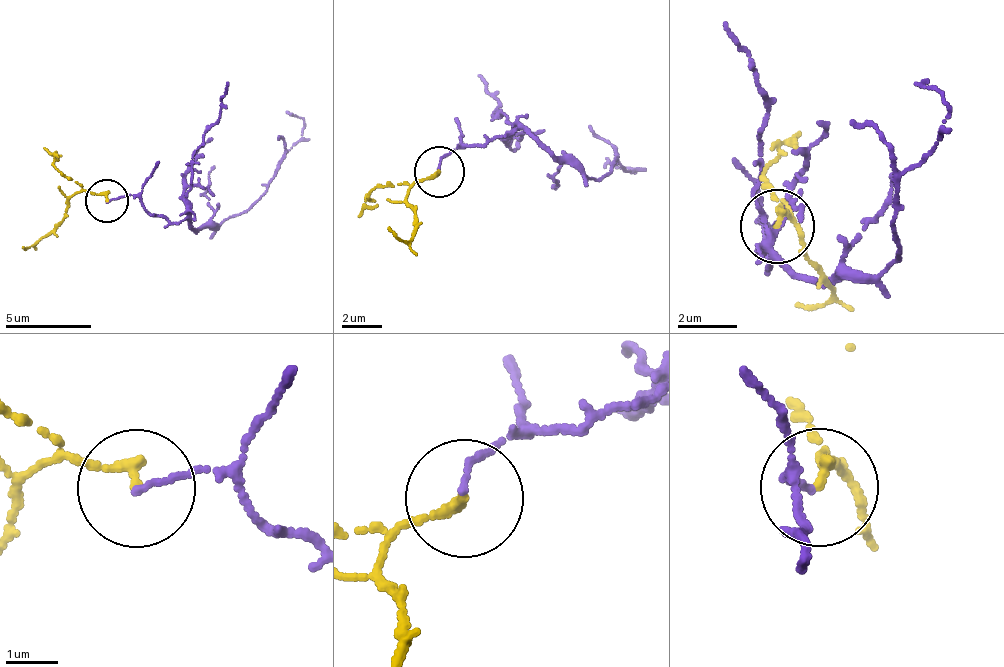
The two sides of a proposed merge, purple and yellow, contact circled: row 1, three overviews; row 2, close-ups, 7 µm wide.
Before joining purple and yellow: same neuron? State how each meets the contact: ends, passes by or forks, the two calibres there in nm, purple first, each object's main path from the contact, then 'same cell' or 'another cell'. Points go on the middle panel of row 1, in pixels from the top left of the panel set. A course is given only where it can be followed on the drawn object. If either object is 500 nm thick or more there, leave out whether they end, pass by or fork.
purple ends; yellow ends; calibres 100 and 200 nm; course purple (441, 168), (457, 147), (526, 127), (558, 157), (603, 177), (615, 155), (636, 169), (603, 169); course yellow (441, 173), (409, 193), (416, 208), (408, 239), (401, 240), (388, 225); another cell

